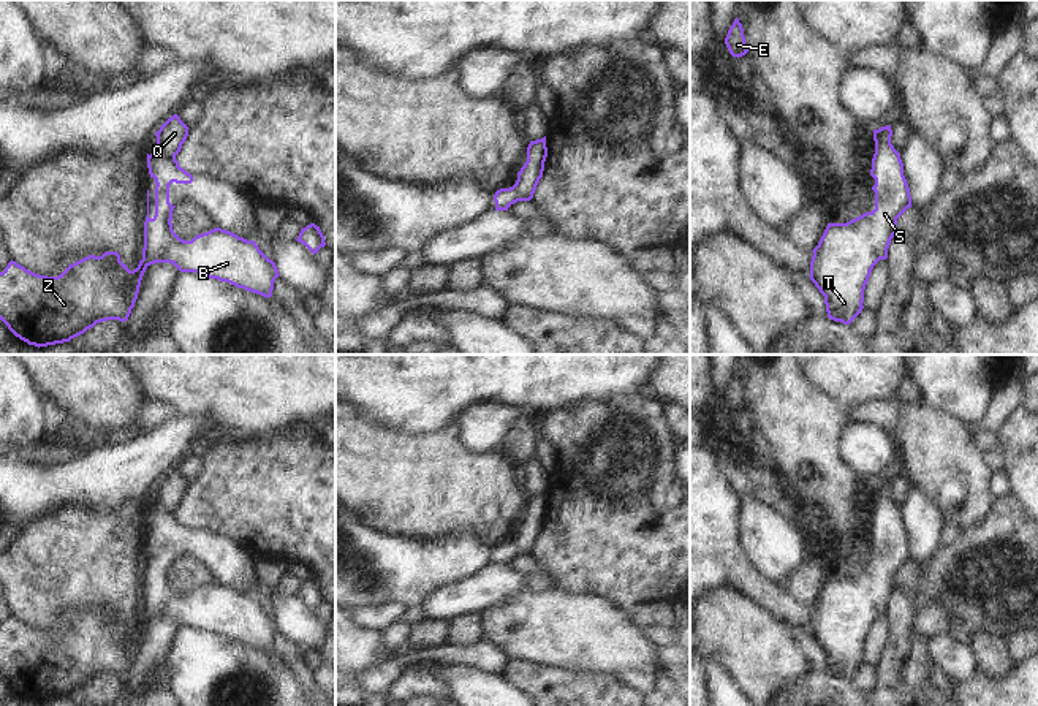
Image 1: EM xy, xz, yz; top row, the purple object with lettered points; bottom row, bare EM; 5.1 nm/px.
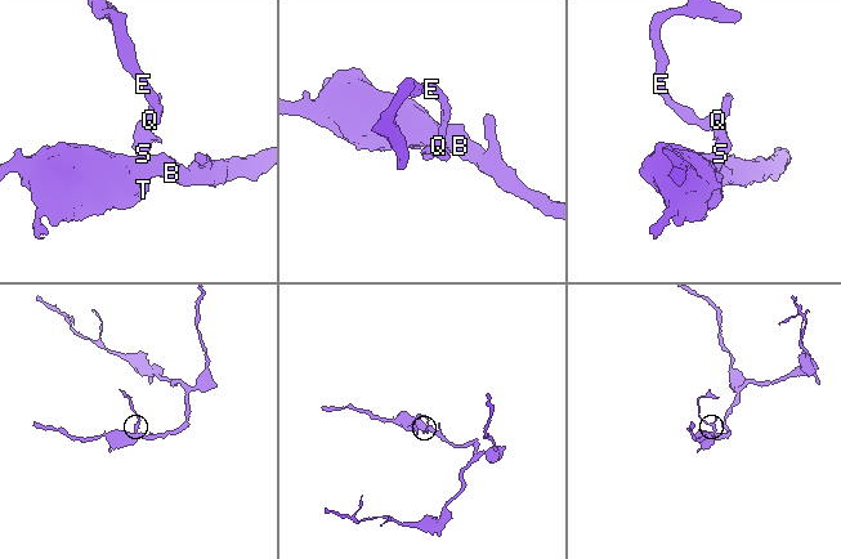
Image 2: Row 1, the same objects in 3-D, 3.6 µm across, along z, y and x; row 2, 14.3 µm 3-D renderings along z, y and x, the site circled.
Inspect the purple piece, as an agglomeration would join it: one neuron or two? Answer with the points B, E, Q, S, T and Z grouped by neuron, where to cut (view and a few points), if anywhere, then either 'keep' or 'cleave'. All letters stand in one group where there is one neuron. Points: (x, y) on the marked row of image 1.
B S T Z / E Q | xy (157, 143), (174, 159) | cleave

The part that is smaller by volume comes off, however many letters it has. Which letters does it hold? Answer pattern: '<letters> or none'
E, Q

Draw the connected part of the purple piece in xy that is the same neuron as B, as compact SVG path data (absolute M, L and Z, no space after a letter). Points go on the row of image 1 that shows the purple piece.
M155 146L155 150L147 154L147 168L150 177L155 179L155 215L149 217L149 190L147 190L147 217L144 222L144 249L142 260L138 268L130 271L127 264L120 261L117 252L104 252L101 256L89 255L73 264L70 264L60 275L47 277L35 274L16 261L9 261L3 272L0 272L0 320L8 326L8 329L35 347L47 347L55 344L70 342L71 339L84 334L87 329L93 328L97 323L108 320L127 321L134 302L138 299L139 287L146 269L155 263L171 263L180 272L196 272L209 279L217 279L220 282L228 282L237 288L261 294L264 298L272 296L274 282L280 275L275 263L269 260L256 245L255 241L247 241L237 234L214 228L207 233L195 236L191 241L180 239L172 230L172 211L176 206L169 203L169 185L176 184L191 184L193 176L179 166L174 157Z

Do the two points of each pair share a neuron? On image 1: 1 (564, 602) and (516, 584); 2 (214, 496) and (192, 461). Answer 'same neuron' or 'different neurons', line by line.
1: different neurons
2: different neurons

